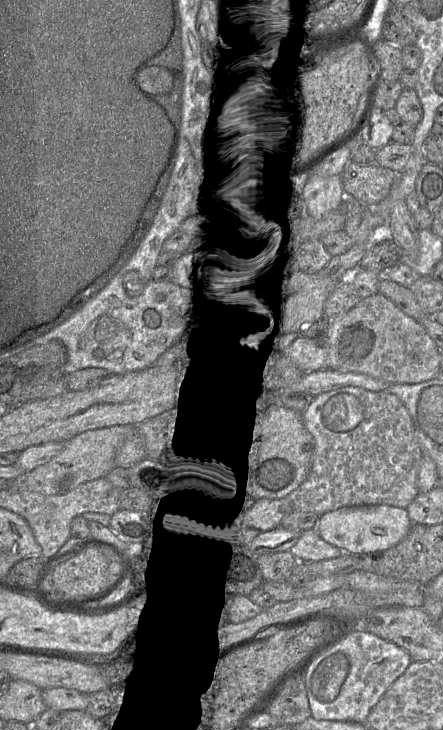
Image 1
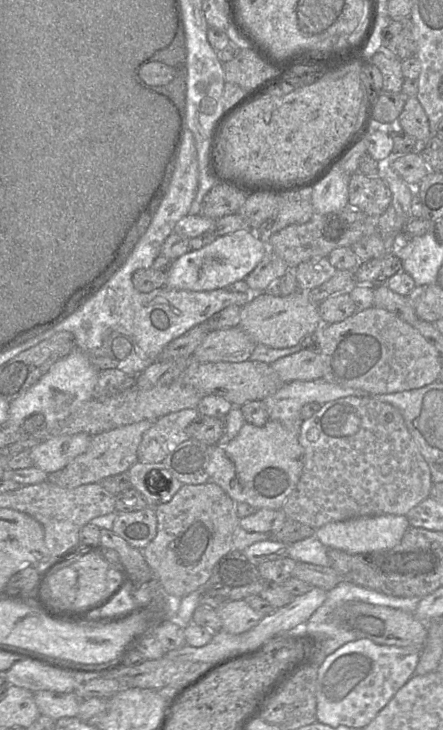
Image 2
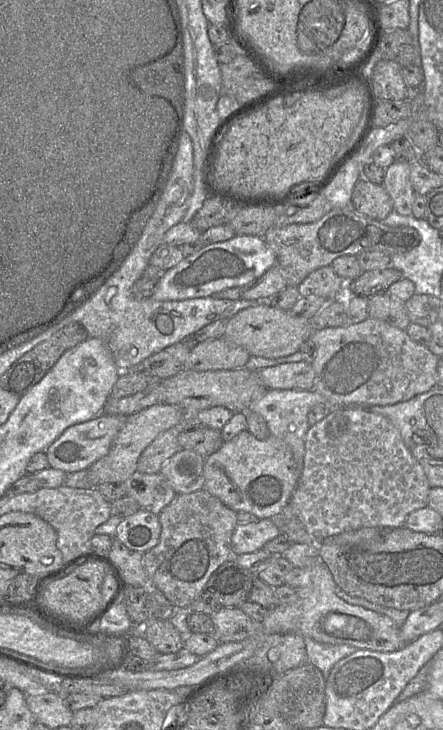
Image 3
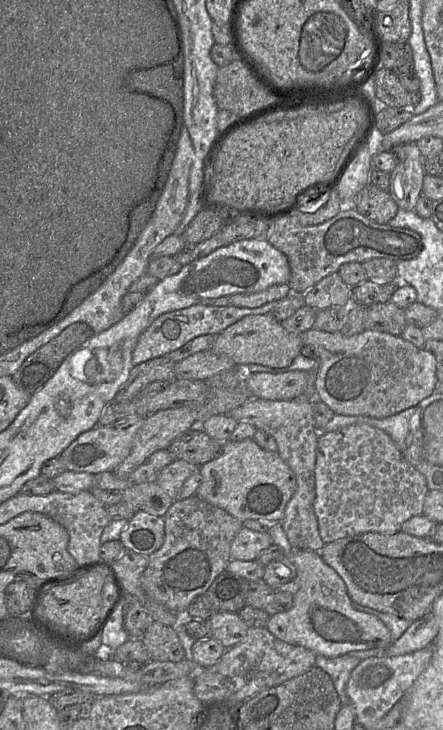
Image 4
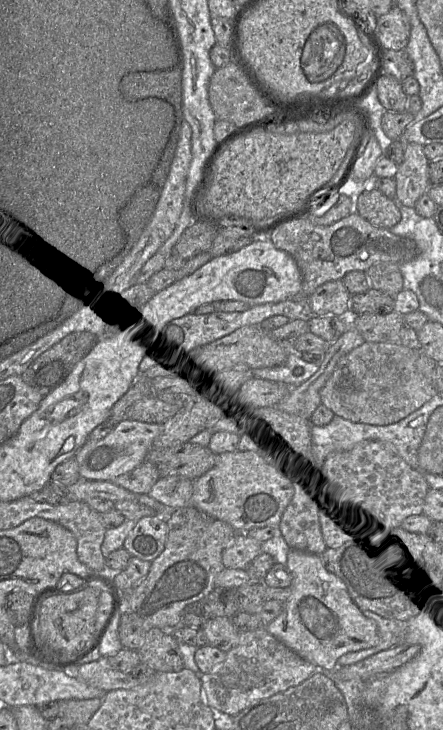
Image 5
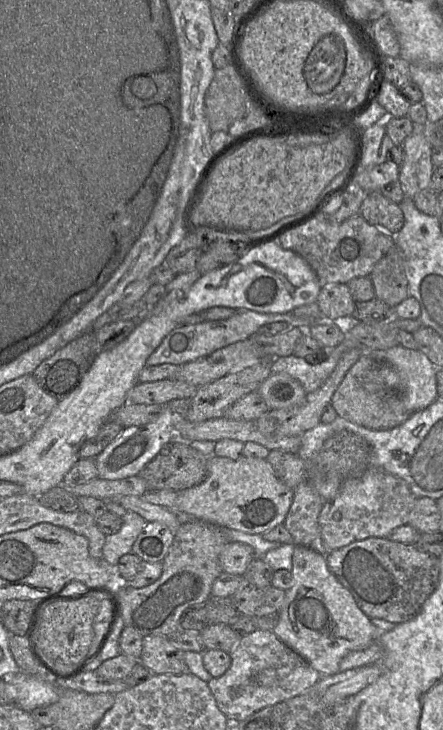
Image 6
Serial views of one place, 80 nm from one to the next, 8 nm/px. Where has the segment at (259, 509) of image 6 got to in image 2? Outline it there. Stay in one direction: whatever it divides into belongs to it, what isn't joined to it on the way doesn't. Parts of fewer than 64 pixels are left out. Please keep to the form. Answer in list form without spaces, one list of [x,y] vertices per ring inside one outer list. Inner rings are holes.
[[[271,419],[262,427],[245,422],[234,439],[210,448],[209,481],[219,485],[236,503],[278,510],[295,489],[303,466],[304,449],[299,435]]]

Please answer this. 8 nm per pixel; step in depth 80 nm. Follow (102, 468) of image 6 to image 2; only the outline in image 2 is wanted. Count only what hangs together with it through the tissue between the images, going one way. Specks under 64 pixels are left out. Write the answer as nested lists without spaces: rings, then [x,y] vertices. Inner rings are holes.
[[[85,433],[62,435],[48,439],[30,449],[34,467],[50,474],[61,470],[84,453],[91,436]]]

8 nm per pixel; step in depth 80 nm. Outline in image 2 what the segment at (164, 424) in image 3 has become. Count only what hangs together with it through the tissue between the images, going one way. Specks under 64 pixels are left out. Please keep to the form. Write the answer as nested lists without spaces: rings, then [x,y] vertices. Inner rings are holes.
[[[142,420],[91,436],[87,450],[61,470],[50,473],[47,481],[64,489],[73,489],[85,484],[100,483],[109,476],[127,472],[138,461],[142,436],[153,422]]]

